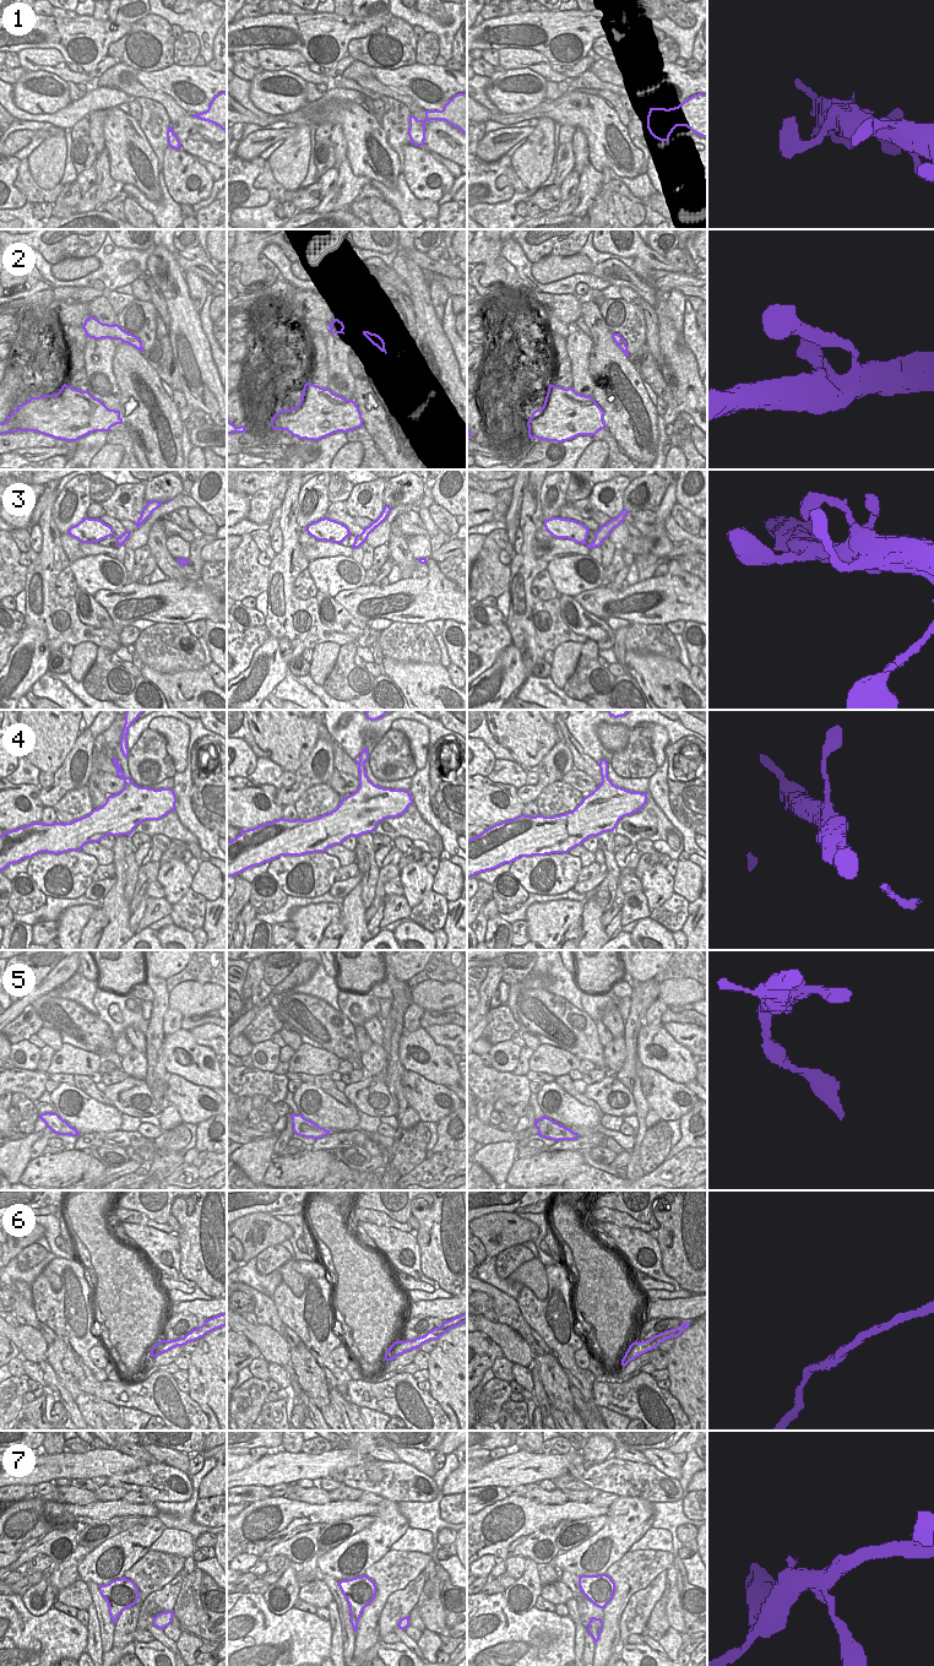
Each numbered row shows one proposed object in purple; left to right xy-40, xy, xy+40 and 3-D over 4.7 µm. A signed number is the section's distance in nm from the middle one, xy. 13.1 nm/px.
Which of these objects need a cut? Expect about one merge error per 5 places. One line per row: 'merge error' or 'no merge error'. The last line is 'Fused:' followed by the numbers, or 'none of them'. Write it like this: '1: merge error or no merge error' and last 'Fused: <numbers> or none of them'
1: no merge error
2: no merge error
3: no merge error
4: no merge error
5: no merge error
6: no merge error
7: no merge error
Fused: none of them

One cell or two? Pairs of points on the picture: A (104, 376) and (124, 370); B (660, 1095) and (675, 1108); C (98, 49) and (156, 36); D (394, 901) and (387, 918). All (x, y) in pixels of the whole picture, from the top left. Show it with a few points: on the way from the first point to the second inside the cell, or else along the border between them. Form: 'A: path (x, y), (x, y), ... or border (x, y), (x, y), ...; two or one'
A: border (114, 346), (113, 375), (119, 390), (120, 402); two
B: path (663, 1096), (672, 1105); one
C: border (131, 28), (109, 45), (107, 54); two
D: path (394, 905), (390, 915); one

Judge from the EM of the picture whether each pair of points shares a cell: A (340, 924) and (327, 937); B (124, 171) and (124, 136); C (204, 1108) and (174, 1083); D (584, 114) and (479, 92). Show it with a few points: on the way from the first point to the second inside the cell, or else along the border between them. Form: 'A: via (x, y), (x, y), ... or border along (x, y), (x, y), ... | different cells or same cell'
A: via (337, 927), (330, 934) | same cell
B: via (124, 162), (124, 145) | same cell
C: via (196, 1103), (182, 1090) | same cell
D: border along (479, 103), (499, 113) | different cells

